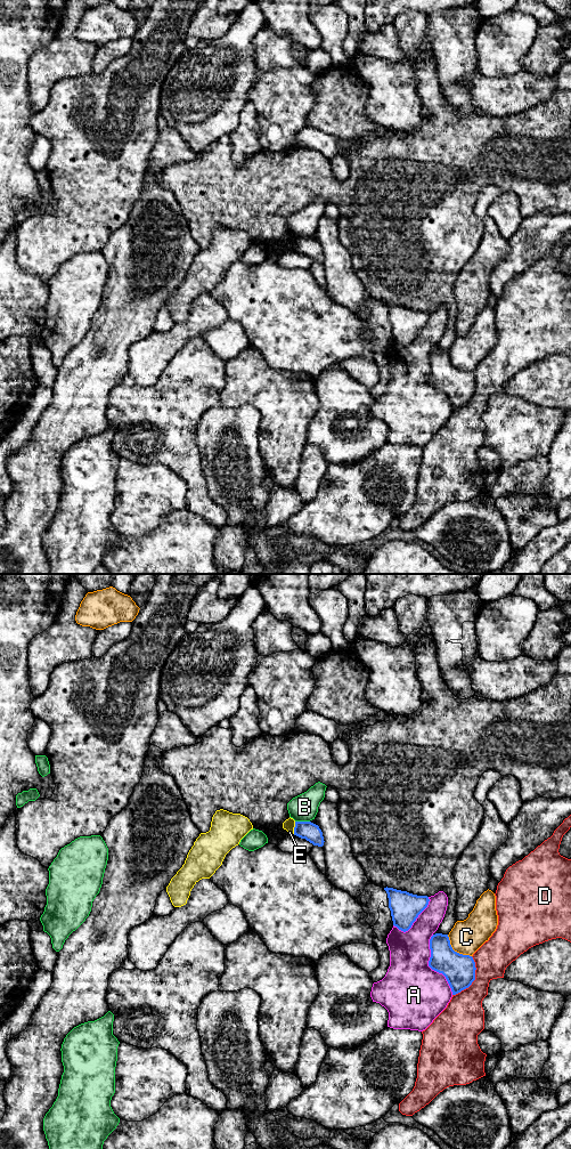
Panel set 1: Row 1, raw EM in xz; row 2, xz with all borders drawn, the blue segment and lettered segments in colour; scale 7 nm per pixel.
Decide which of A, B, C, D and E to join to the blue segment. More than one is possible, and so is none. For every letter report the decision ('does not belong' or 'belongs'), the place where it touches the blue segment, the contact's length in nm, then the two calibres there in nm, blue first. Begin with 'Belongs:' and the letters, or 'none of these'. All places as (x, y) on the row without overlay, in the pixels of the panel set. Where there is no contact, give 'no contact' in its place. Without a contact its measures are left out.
Belongs: none of these
A: does not belong | xz (430, 382) | 440 nm | 220/440 nm
B: does not belong | xz (302, 237) | 100 nm | 130/190 nm
C: does not belong | xz (454, 366) | 240 nm | 220/240 nm
D: does not belong | xz (474, 395) | 320 nm | 220/260 nm
E: does not belong | xz (294, 243) | 90 nm | 130/80 nm

